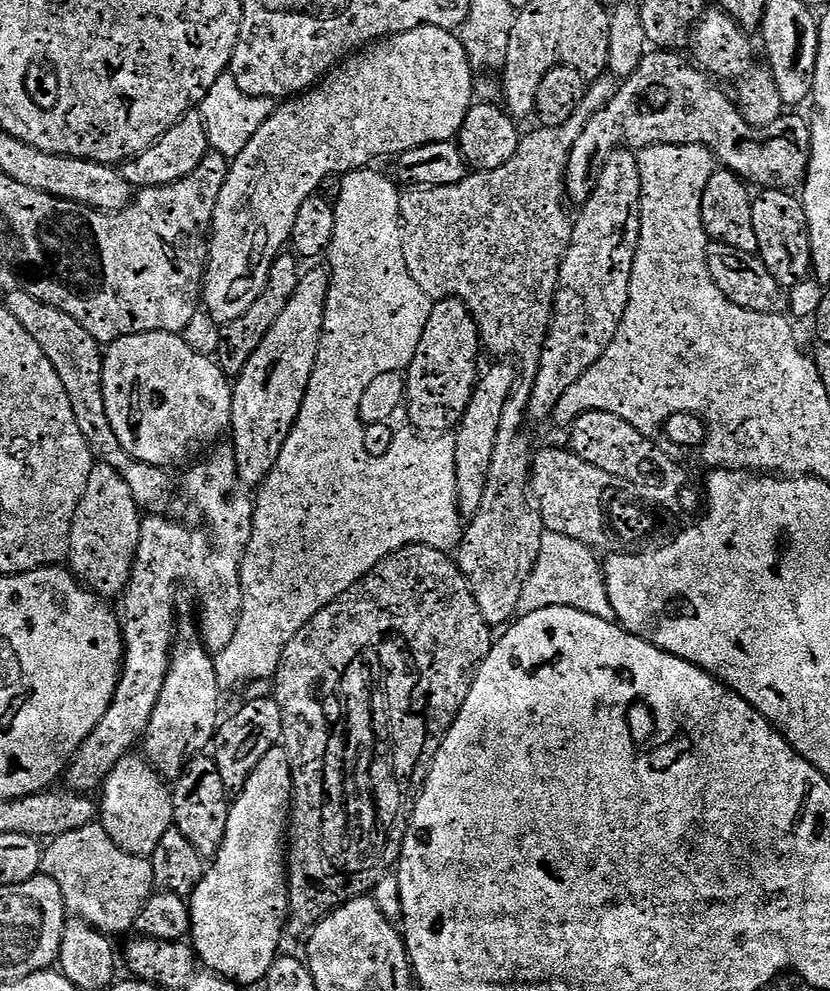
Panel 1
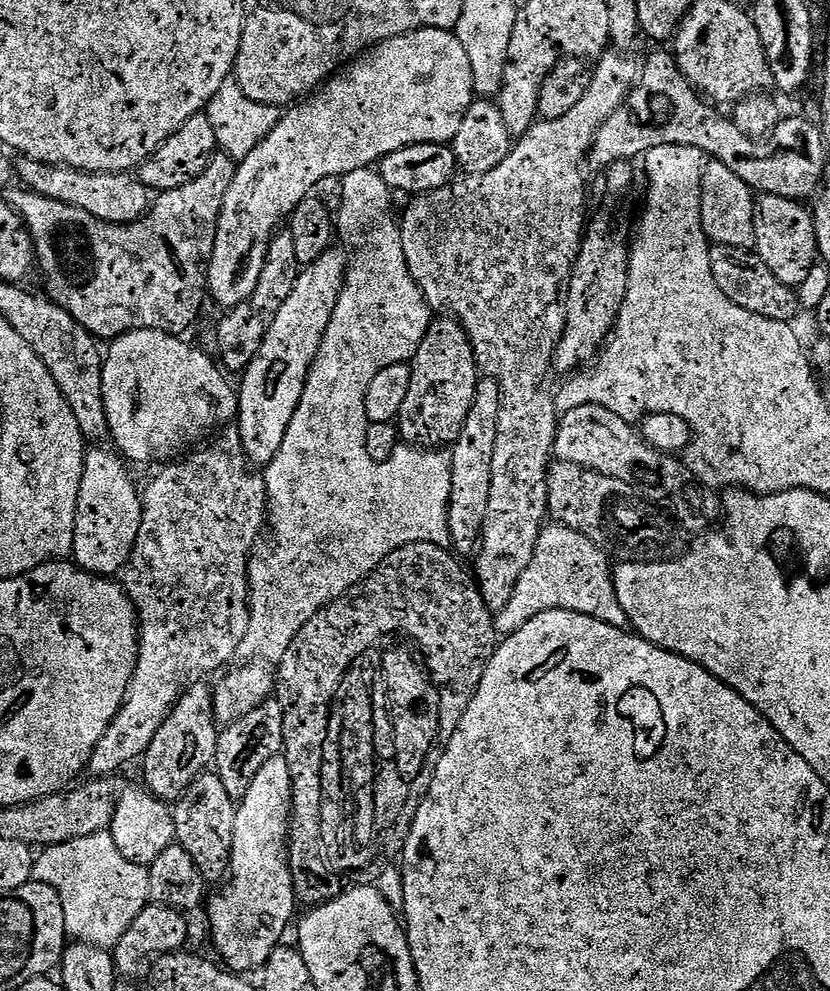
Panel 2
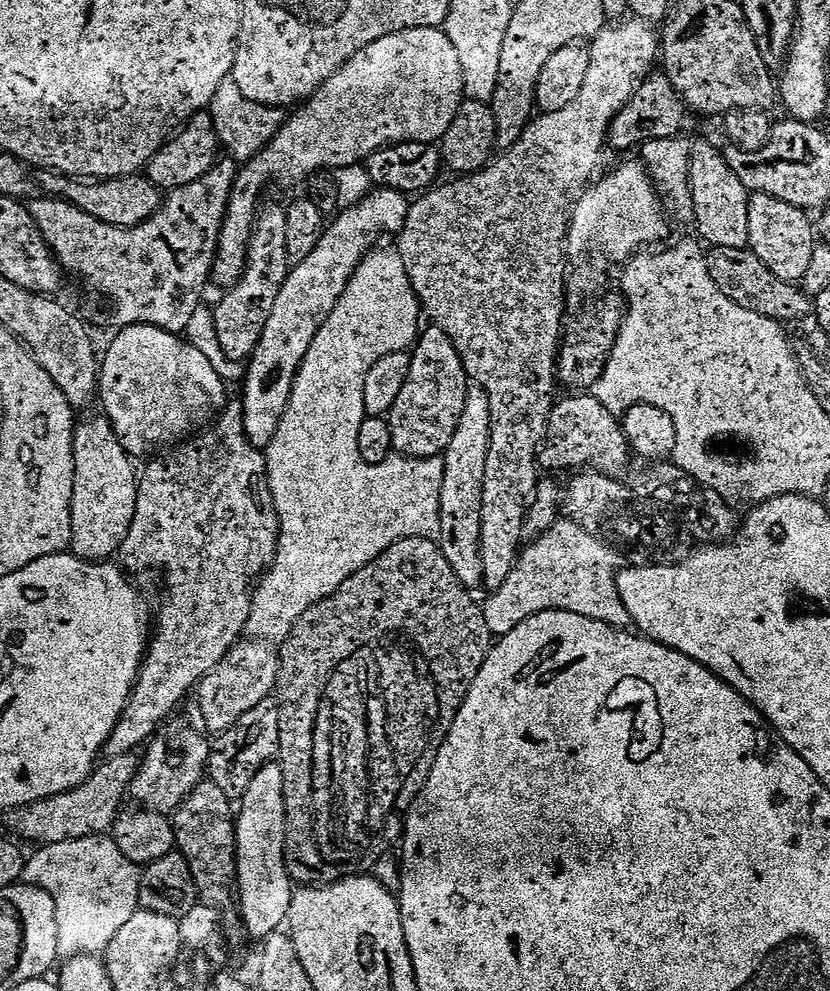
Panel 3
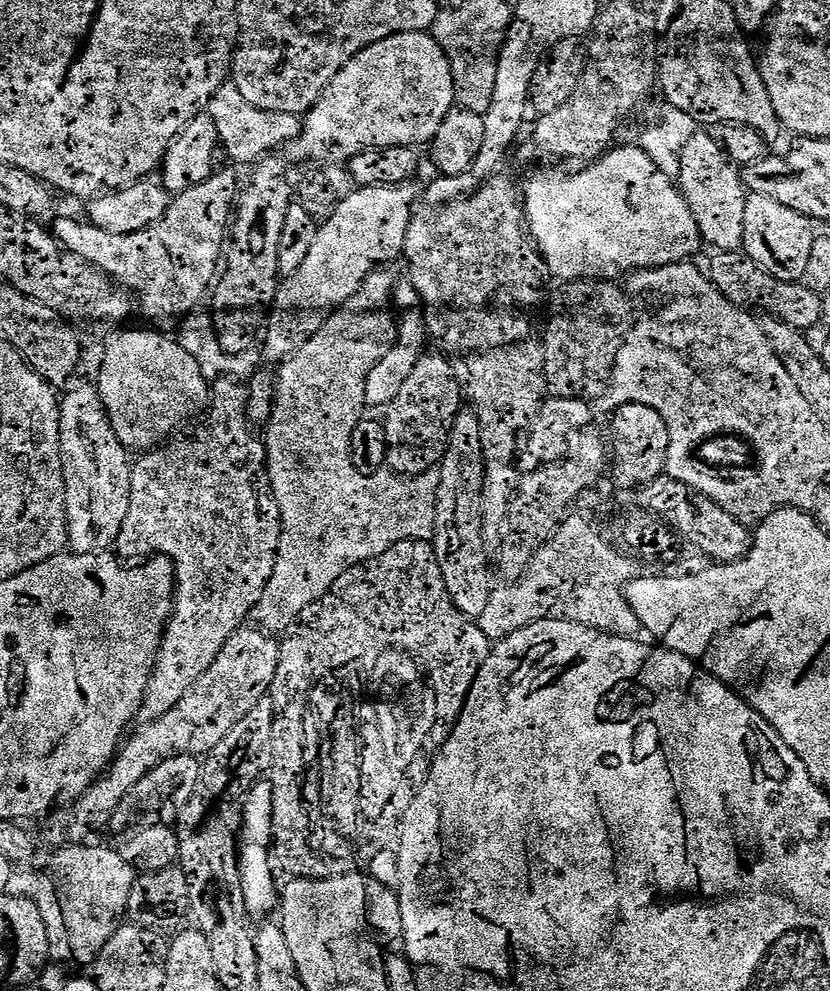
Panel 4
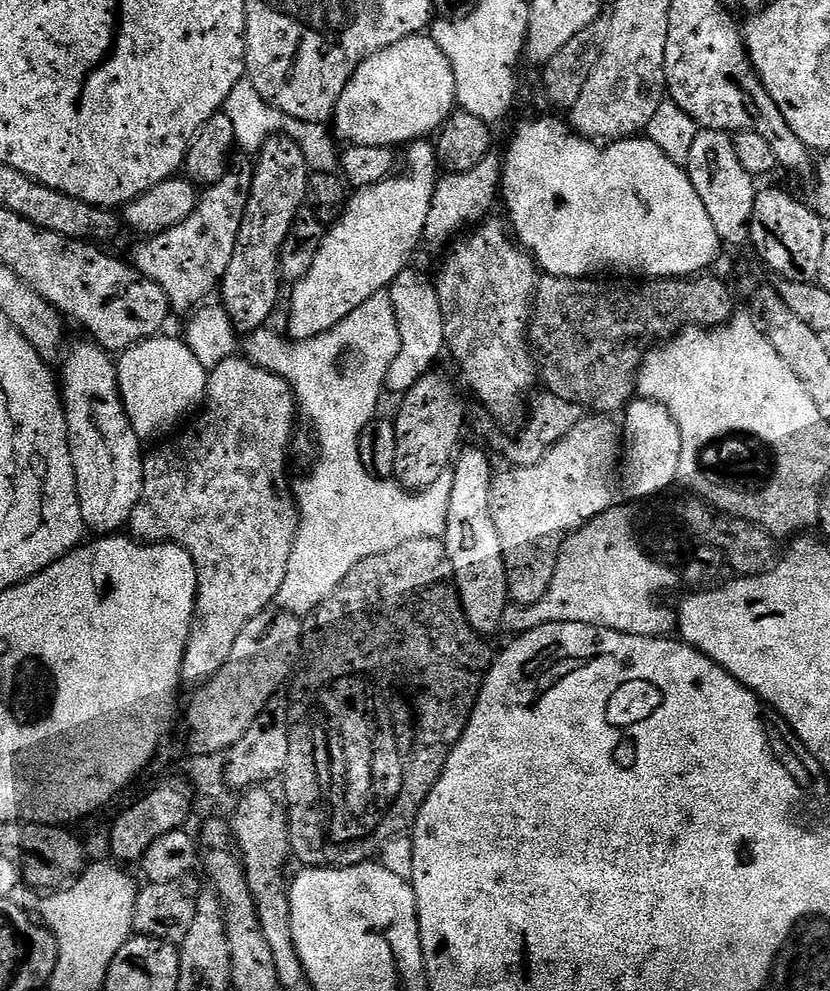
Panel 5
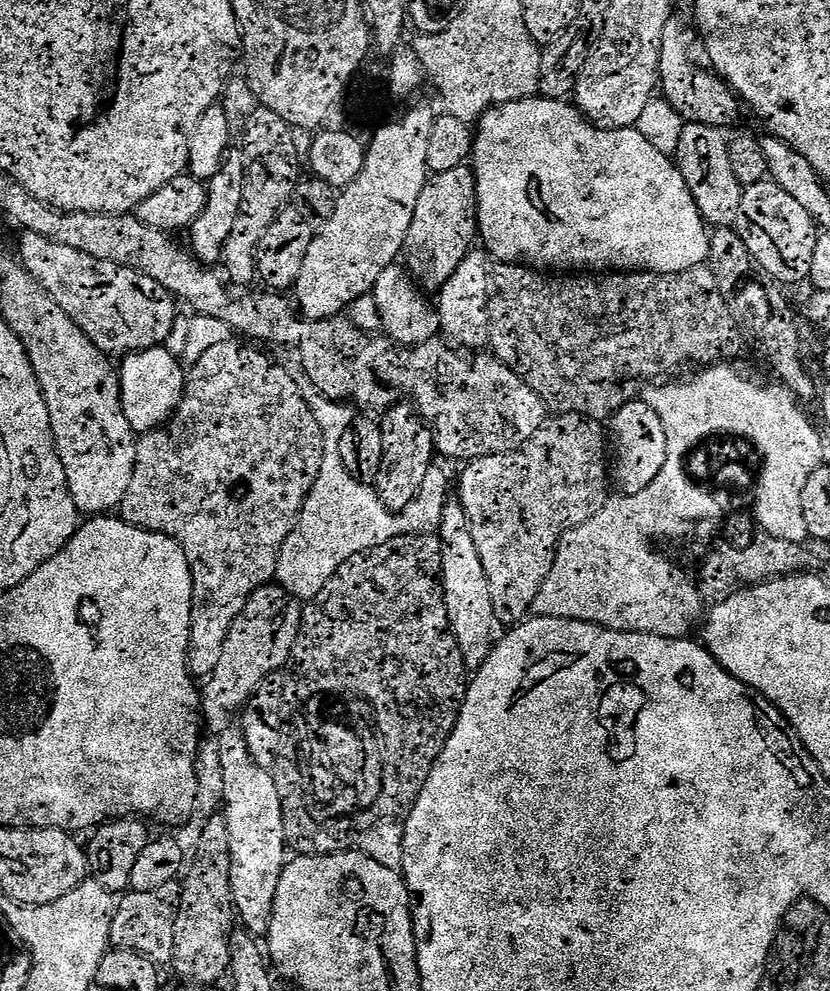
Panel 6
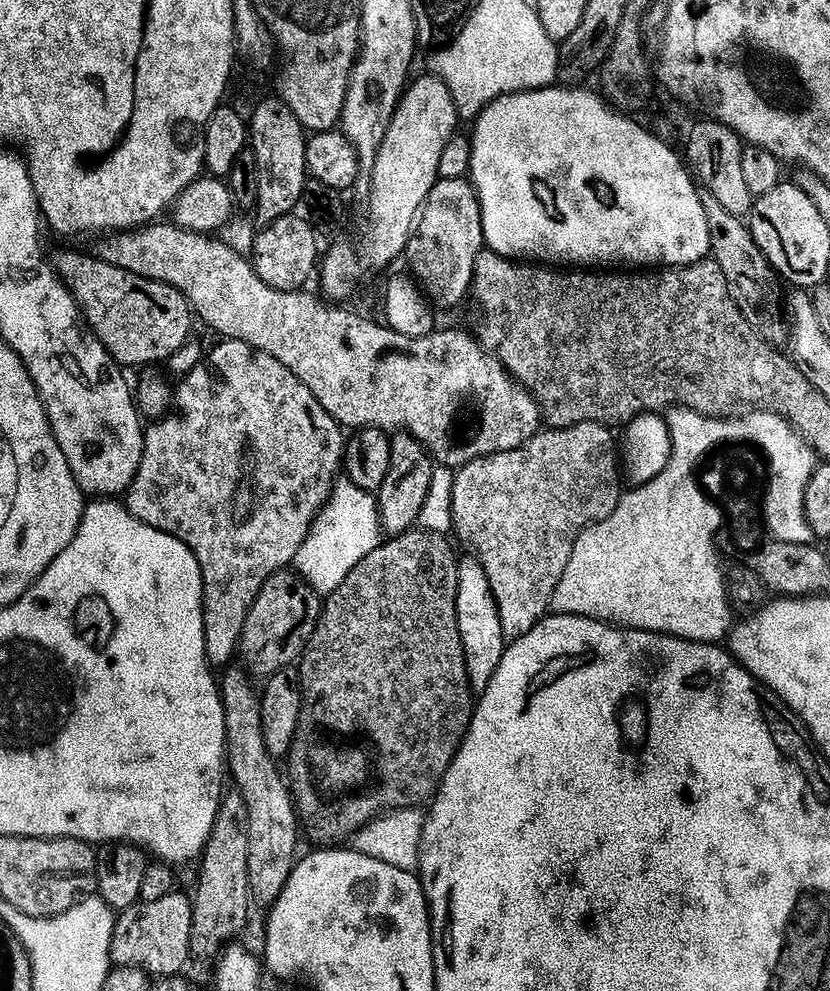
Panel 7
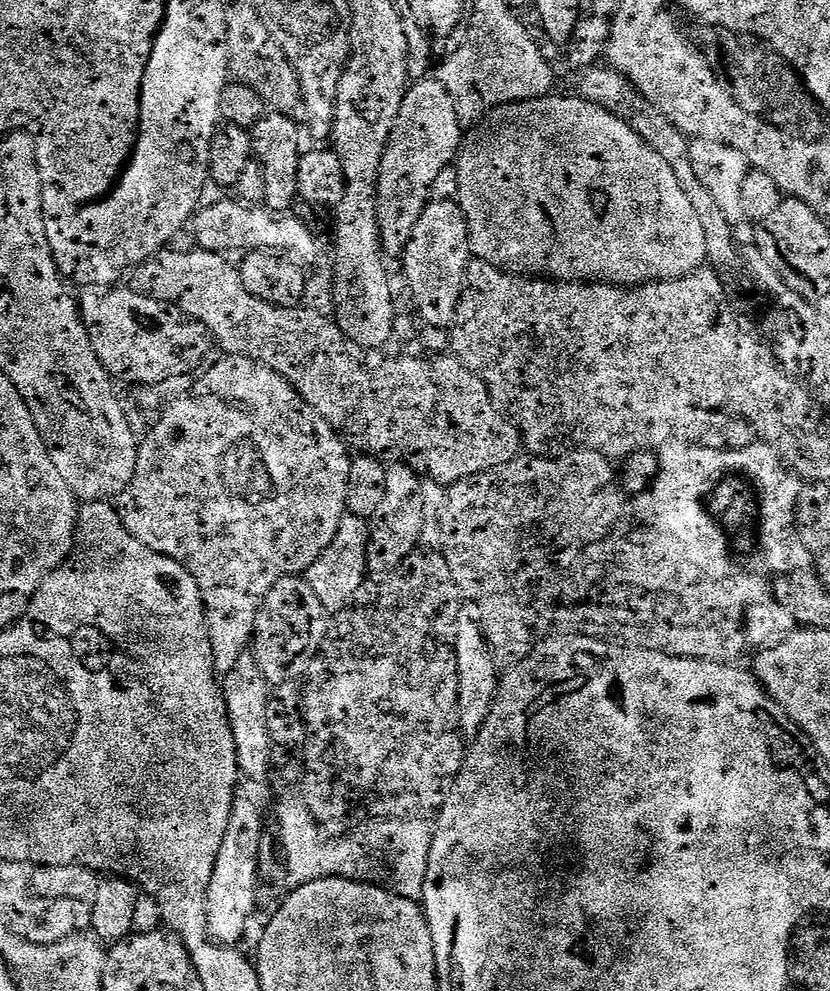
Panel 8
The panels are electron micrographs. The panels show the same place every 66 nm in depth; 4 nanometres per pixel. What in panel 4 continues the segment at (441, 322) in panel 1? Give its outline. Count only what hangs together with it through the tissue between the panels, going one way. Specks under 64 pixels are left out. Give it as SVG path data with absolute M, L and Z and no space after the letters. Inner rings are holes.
M435 351L423 353L398 396L384 410L387 467L406 478L431 471L443 459L454 422L464 403L463 385L458 382L453 366L443 351Z

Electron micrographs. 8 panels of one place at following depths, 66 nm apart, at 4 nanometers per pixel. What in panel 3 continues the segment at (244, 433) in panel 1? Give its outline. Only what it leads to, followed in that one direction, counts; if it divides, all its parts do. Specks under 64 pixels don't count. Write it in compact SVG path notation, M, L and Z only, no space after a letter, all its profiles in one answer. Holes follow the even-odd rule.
M393 188L373 191L359 204L345 207L344 213L325 227L313 252L289 271L278 294L278 302L274 302L274 310L270 310L266 330L262 330L262 342L258 342L243 373L244 425L248 441L254 447L267 449L274 438L278 422L282 422L282 414L288 409L292 387L310 350L310 342L314 342L318 330L322 330L326 318L330 318L338 298L342 298L364 257L381 243L380 232L398 234L402 231L409 203L405 193L395 192Z

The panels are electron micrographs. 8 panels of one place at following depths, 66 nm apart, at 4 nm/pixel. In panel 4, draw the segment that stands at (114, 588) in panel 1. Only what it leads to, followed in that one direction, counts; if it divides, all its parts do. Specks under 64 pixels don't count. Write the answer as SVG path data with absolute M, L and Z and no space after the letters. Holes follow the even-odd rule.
M95 383L80 384L77 388L70 389L68 393L63 393L60 406L60 453L64 459L66 518L71 551L94 552L107 549L111 540L121 539L126 514L130 510L133 461L128 460L130 452L118 440Z

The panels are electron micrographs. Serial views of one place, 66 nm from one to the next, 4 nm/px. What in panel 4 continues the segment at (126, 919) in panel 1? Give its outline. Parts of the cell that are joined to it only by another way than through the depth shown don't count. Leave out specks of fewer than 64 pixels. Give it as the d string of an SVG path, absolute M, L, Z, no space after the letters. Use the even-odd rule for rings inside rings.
M60 846L48 860L41 872L17 871L12 877L10 889L13 896L26 896L40 907L48 927L48 943L53 957L60 960L81 960L91 965L99 956L106 942L116 933L125 919L130 890L137 878L137 871L125 862L123 855L112 848L88 848L89 846Z

